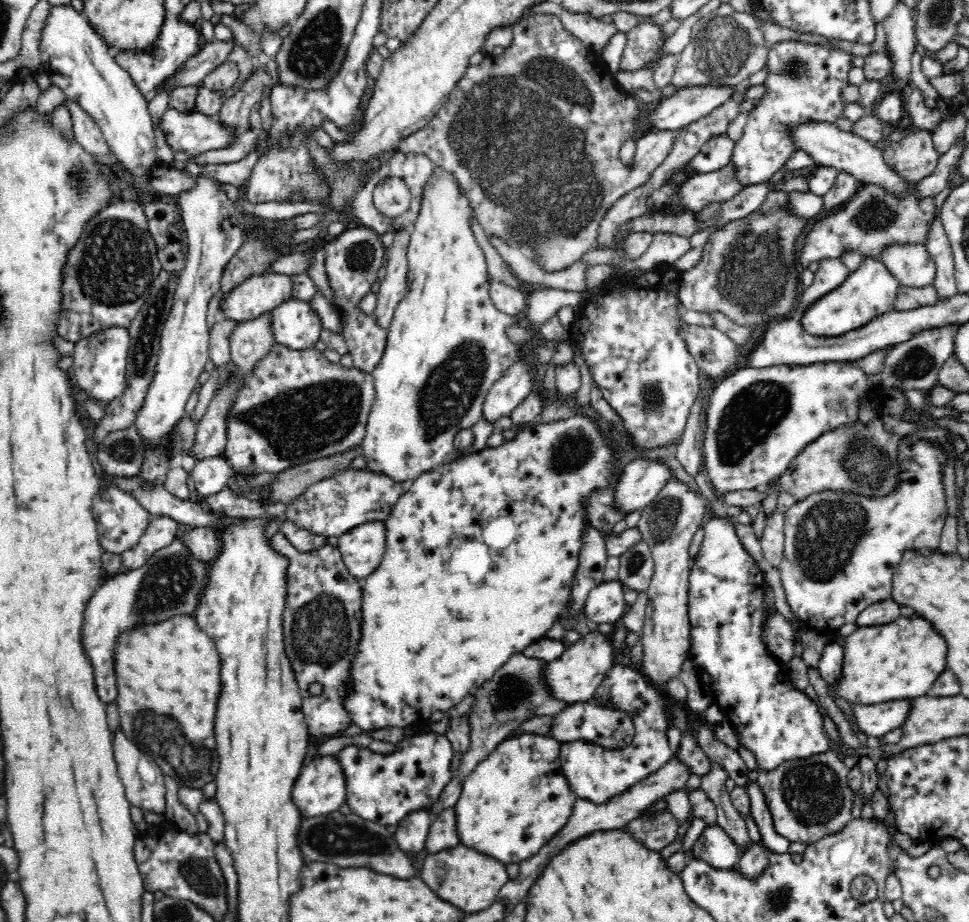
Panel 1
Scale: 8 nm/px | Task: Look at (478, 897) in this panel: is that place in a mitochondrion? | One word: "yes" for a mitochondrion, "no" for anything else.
no

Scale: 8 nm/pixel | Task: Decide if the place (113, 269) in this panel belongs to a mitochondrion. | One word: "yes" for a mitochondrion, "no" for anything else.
yes

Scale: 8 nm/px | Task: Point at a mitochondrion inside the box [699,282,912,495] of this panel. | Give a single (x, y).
(756, 412)

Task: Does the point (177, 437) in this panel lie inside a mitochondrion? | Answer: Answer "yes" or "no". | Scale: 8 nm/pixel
yes

